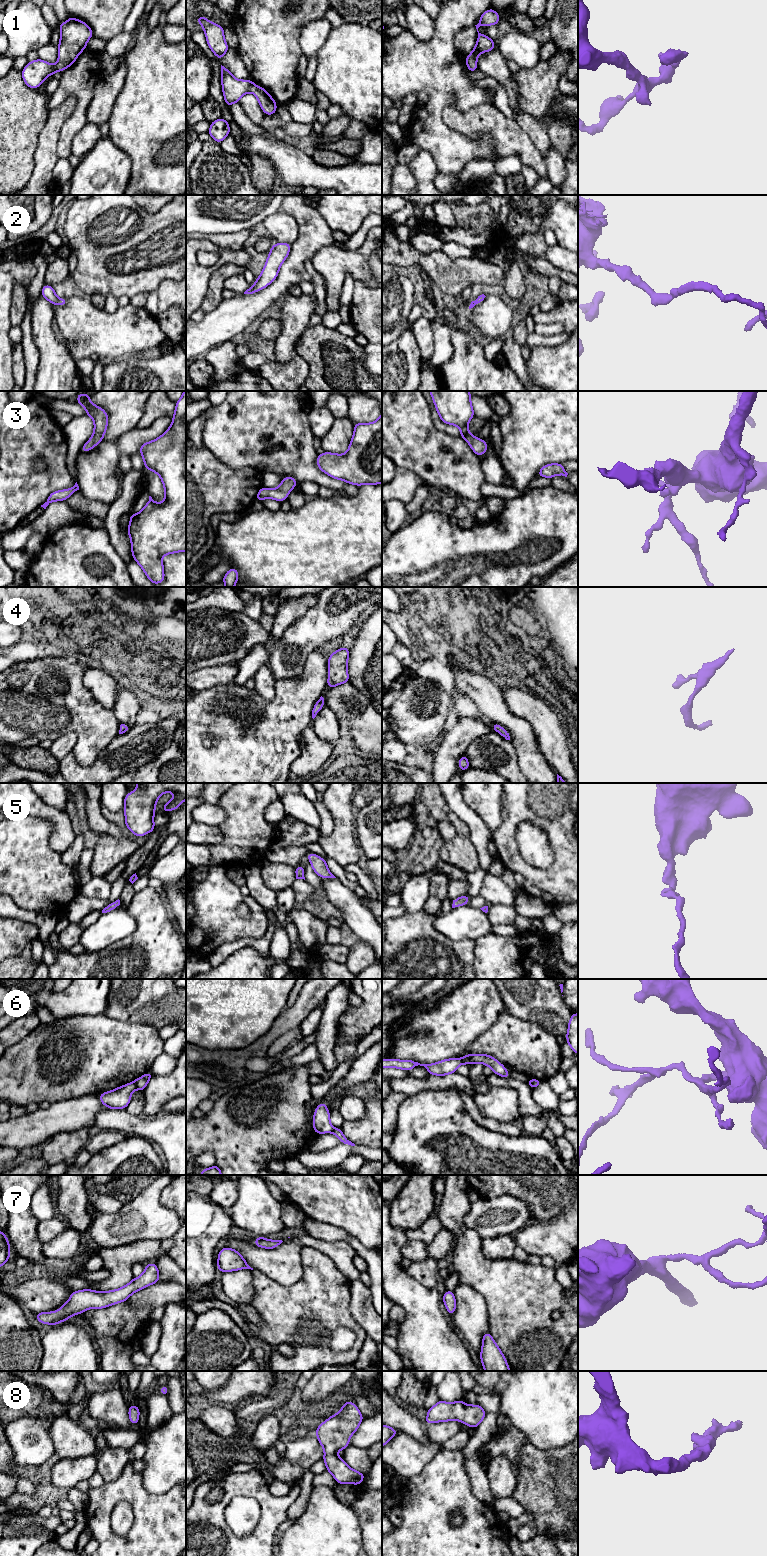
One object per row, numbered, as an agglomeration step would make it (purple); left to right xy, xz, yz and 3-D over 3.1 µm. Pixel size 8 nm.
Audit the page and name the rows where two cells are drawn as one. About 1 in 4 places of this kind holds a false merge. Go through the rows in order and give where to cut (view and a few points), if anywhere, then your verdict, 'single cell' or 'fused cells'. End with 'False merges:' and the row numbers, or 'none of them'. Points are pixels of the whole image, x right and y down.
1: cut none; single cell
2: cut none; single cell
3: cut none; single cell
4: cut none; single cell
5: cut none; single cell
6: cut xy (134, 1081), (137, 1088); fused cells
7: cut none; single cell
8: cut none; single cell
False merges: 6

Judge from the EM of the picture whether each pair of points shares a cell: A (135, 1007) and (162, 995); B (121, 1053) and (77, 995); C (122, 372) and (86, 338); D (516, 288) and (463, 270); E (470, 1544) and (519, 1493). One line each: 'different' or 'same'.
A: same
B: different
C: different
D: different
E: different

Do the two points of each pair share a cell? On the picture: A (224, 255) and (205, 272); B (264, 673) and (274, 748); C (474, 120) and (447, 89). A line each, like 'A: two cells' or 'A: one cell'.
A: one cell
B: two cells
C: two cells

